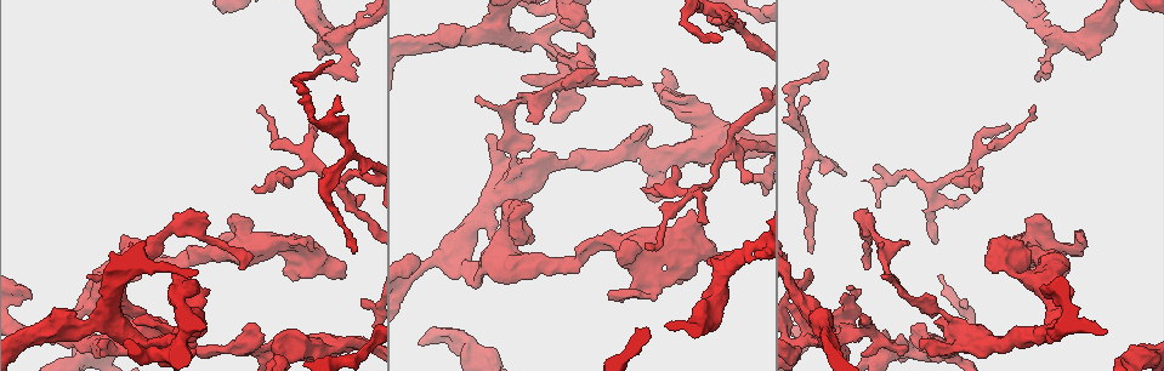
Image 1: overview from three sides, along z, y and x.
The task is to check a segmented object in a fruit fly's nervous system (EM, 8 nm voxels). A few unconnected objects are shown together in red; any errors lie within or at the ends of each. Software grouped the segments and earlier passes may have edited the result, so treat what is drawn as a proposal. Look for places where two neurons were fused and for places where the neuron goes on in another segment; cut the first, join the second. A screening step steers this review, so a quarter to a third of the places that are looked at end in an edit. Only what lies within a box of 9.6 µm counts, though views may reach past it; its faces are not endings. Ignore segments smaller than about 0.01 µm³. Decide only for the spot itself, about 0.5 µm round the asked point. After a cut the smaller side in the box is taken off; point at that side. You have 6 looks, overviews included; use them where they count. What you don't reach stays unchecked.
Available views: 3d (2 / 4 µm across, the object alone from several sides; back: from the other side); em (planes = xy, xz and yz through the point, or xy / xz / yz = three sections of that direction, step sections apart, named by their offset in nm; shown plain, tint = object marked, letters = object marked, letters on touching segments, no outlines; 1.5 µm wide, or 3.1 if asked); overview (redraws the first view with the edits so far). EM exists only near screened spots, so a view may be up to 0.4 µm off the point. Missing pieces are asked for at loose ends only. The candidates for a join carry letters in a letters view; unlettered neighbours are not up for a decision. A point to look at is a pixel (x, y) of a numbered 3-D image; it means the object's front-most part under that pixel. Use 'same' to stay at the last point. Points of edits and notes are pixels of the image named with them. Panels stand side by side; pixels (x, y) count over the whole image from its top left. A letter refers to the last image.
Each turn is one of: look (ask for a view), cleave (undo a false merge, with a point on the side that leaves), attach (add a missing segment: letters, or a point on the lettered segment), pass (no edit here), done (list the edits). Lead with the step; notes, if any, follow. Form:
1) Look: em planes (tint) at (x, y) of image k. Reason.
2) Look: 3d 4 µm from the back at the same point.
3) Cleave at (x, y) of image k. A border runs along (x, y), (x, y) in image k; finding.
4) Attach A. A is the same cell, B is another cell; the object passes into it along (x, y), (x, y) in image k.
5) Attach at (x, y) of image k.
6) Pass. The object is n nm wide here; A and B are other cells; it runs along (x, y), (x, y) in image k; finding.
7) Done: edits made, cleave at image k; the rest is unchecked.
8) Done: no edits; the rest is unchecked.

Look: em planes (letters) at (1033, 107) of image 1.

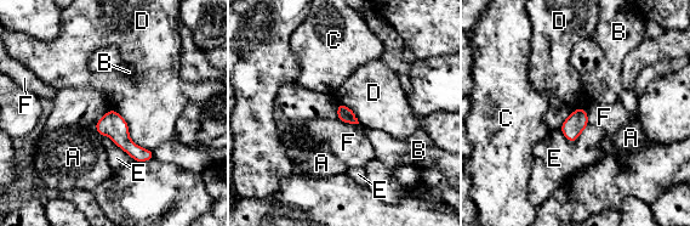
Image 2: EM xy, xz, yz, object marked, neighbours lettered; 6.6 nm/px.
Pass. The longest contact is with D, 400 nm; A, B, C, D, E and F are other cells; a border runs along (110, 108), (152, 151) in image 2; no lettered segment goes on from it.

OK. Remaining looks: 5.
Look: em xz step 8 (plain) at (532, 205) of image 1. Free end.

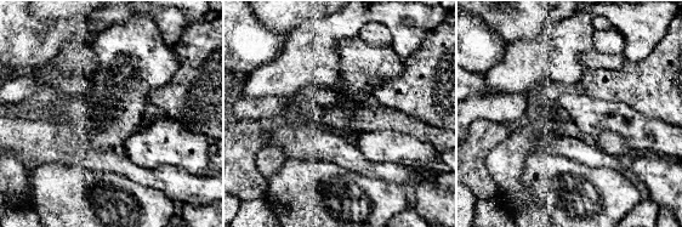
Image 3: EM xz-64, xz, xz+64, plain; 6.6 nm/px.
Look: em xz step 8 (letters) at the same point. See the neighbours.

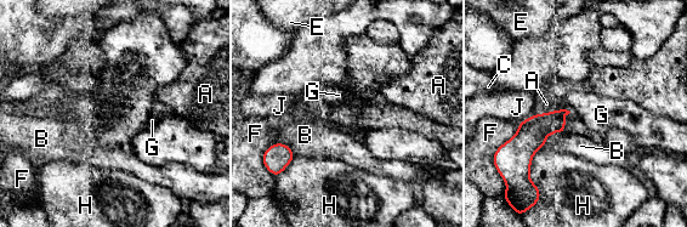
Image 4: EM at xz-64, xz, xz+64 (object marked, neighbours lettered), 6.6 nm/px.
Pass. A, B, C, E, F, G, H and J are other cells; a border runs along (566, 108), (571, 112) in image 4; no lettered segment goes on from it.

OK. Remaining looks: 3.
Look: em planes (tint) at (333, 63) of image 1. Branch stops here.

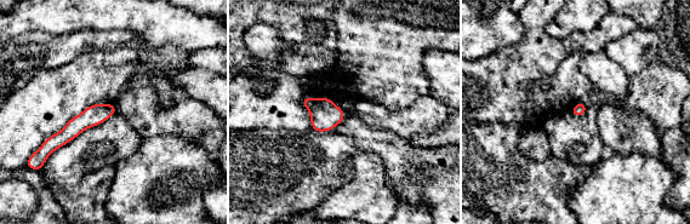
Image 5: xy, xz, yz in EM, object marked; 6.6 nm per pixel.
Look: em planes (letters) at the same point. See the neighbours.

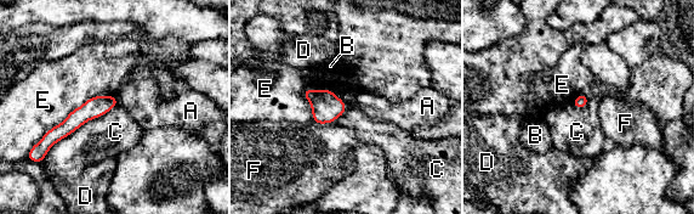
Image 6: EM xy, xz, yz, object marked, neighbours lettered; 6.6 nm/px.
Pass. The longest contact is with E, 600 nm; A, B, C, D, E and F are other cells; it runs along (114, 100), (83, 113), (50, 142) in image 6; none of them fits.

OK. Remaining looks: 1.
Done: no edits; the rest is unchecked.

